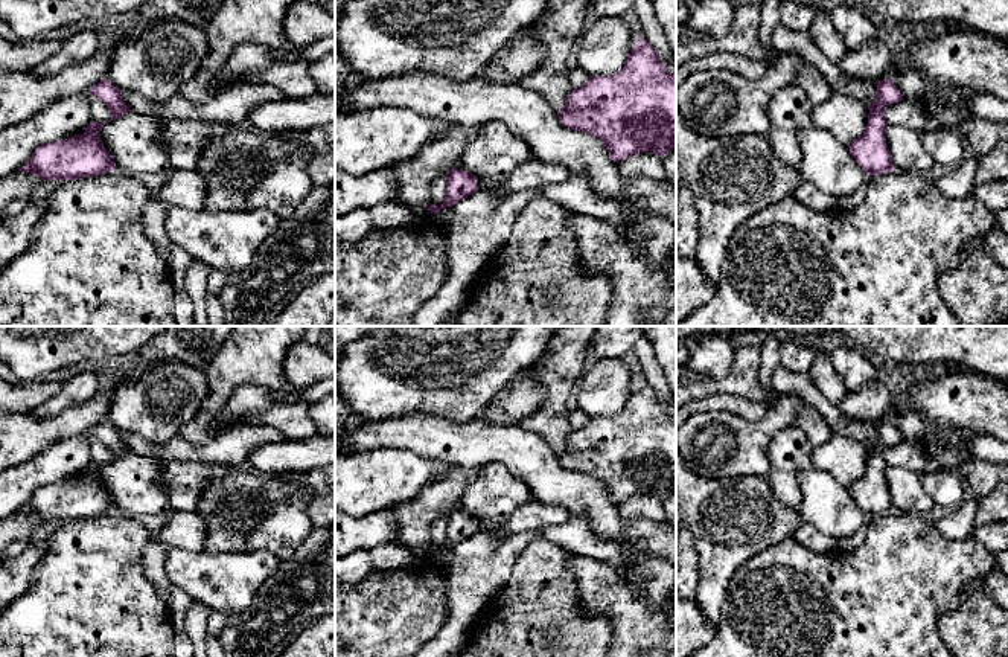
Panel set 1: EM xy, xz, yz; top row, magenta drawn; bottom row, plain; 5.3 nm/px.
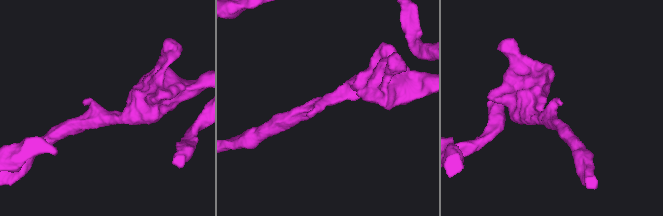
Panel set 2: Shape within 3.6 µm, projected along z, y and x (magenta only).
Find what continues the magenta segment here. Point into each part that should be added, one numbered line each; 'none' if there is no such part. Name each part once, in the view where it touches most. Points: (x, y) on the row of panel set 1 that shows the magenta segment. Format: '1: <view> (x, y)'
none

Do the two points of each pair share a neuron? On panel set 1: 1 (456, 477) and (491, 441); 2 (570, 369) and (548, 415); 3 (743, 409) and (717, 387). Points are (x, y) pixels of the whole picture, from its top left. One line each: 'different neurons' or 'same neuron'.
1: different neurons
2: same neuron
3: different neurons

